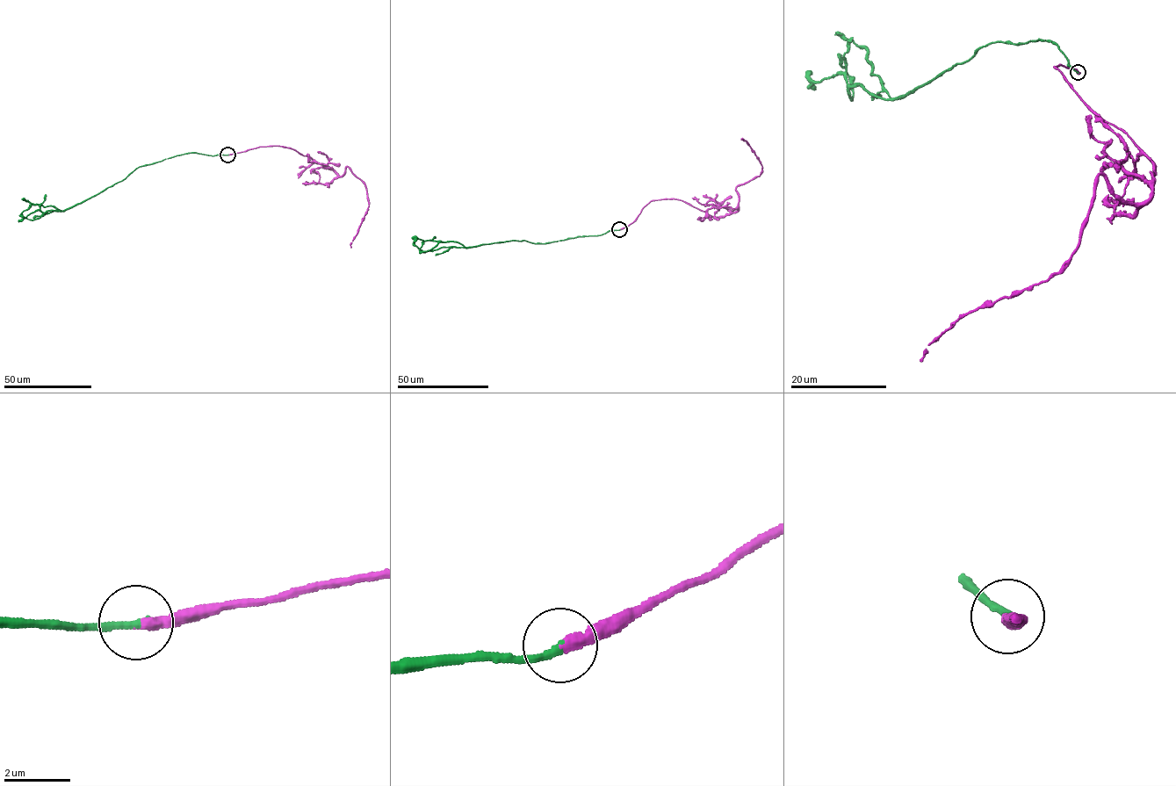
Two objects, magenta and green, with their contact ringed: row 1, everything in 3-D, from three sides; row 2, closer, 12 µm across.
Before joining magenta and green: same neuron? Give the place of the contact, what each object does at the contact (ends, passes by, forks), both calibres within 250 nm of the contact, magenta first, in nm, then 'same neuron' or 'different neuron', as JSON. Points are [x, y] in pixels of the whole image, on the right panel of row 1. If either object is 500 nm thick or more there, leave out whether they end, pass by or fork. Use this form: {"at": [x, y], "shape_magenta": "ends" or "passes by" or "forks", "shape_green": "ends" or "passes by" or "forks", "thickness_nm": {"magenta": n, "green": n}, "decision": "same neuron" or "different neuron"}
{"at": [1078, 72], "shape_magenta": "ends", "shape_green": "ends", "thickness_nm": {"magenta": 360, "green": 240}, "decision": "same neuron"}

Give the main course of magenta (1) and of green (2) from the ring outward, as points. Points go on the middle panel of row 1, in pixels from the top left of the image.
1: (620, 229), (634, 222), (651, 201), (676, 198), (715, 217), (738, 210), (737, 187), (762, 170), (743, 138)
2: (620, 229), (544, 243), (515, 240), (467, 248), (452, 241), (440, 241), (422, 251), (419, 249), (422, 241)

